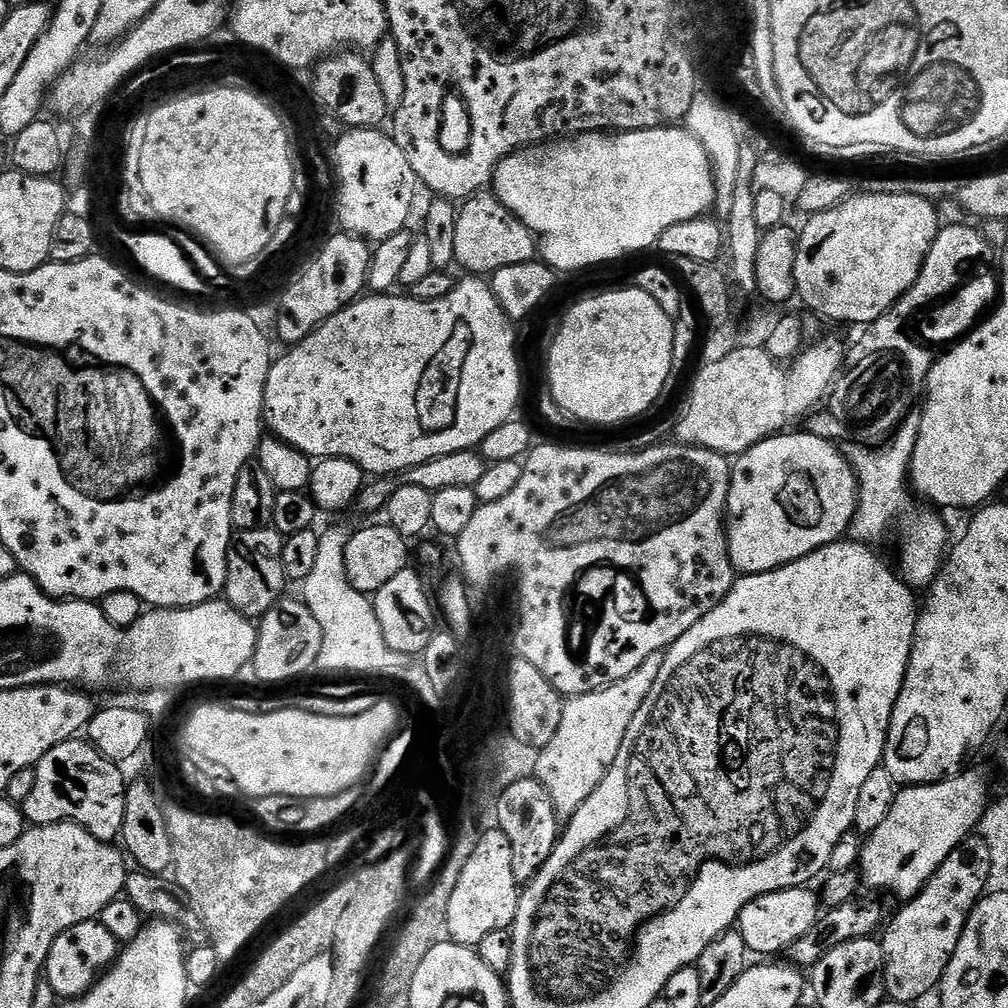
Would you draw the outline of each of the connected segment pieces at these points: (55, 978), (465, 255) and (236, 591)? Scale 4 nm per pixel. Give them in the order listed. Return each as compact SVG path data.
M97 919L83 920L64 928L52 939L42 965L44 980L50 984L55 997L75 999L91 988L97 976L116 959L119 949L117 938Z
M488 190L477 191L459 205L450 229L450 240L451 236L452 256L468 274L491 274L502 266L525 264L538 256L538 245L532 233Z
M240 530L235 535L226 544L222 596L230 607L241 612L243 616L259 618L276 603L281 595L280 587L286 584L286 577L279 559L274 555L273 549L272 552L268 549L260 530Z

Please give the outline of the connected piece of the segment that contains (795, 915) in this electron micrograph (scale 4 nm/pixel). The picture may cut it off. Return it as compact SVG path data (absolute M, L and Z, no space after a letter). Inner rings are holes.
M808 886L787 888L754 898L742 906L736 917L735 927L740 933L743 947L748 947L752 952L778 952L784 947L791 947L811 928L817 927L816 904L818 908L817 893L811 892Z

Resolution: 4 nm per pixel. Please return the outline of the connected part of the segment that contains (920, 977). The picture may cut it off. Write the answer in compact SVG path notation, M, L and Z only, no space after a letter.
M976 834L969 835L967 840L946 854L924 887L901 903L904 905L893 914L892 921L883 925L884 936L879 937L881 962L878 980L884 983L884 992L890 999L900 1004L920 1000L927 994L928 987L937 983L964 929L966 918L985 891L985 872L985 844Z

